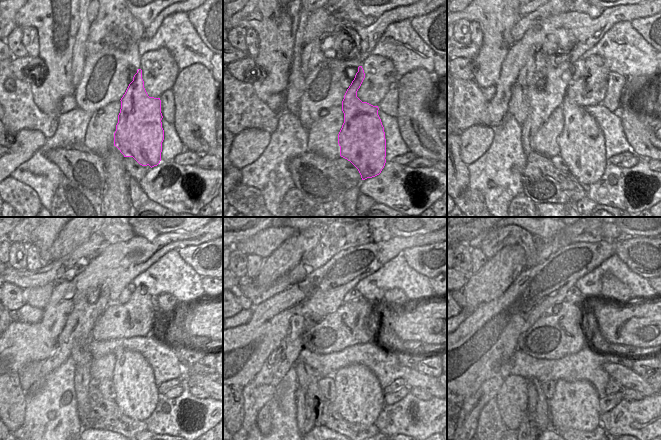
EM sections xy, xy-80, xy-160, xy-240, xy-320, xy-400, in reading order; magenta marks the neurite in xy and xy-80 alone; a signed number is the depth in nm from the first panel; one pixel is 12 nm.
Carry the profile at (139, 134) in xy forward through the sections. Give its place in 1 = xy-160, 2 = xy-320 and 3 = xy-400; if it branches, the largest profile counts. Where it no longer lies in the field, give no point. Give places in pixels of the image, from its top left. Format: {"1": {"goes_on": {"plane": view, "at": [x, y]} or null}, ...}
{"1": {"goes_on": {"plane": "xy-160", "at": [582, 145]}}, "2": {"goes_on": {"plane": "xy-320", "at": [359, 399]}}, "3": {"goes_on": {"plane": "xy-400", "at": [575, 405]}}}

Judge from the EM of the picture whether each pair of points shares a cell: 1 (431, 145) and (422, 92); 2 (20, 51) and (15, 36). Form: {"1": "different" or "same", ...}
{"1": "same", "2": "same"}

